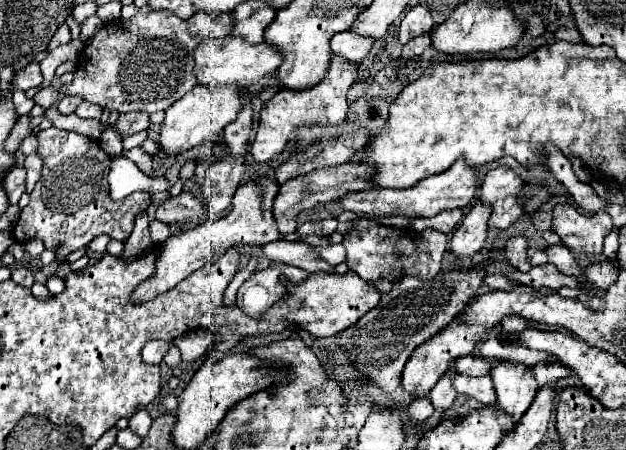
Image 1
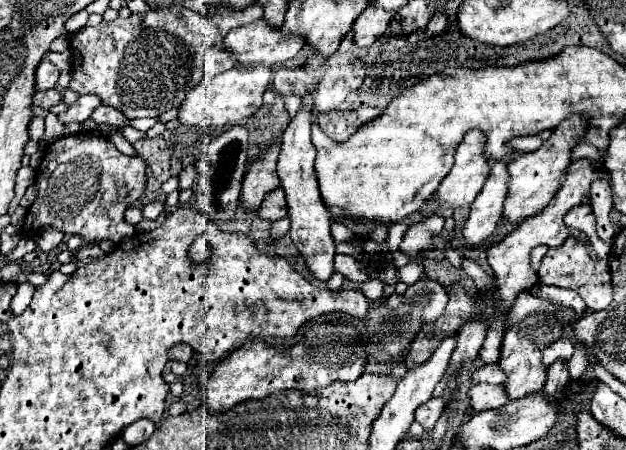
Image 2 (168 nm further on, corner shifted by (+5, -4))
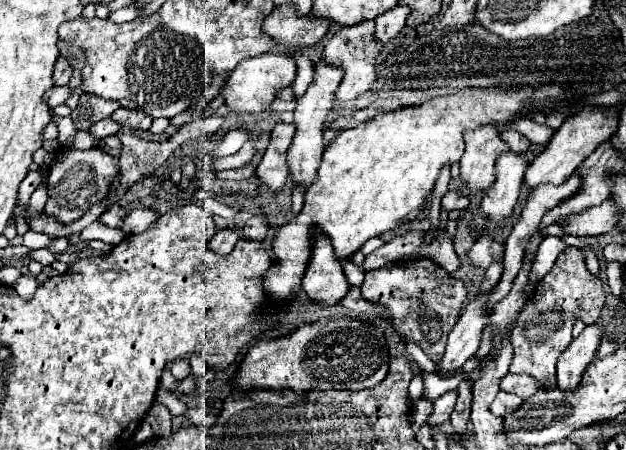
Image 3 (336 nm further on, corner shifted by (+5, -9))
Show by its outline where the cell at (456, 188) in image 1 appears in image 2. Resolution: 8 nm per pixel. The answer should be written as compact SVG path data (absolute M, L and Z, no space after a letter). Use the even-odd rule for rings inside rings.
M470 129L456 151L456 161L448 177L438 187L438 201L448 207L470 205L480 193L486 177L490 175L488 157L484 153L486 135L480 129Z

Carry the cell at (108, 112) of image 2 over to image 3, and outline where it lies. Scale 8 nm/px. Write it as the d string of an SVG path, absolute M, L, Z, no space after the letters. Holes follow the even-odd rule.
M118 108L110 120L118 122L124 130L140 130L140 132L146 132L152 124L152 118L146 116L144 112L136 112L136 110L126 110L126 108Z

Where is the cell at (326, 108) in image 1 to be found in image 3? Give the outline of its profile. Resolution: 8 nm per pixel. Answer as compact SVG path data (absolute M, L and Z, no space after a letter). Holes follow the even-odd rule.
M360 22L358 26L342 28L338 34L334 34L326 42L326 48L324 48L320 60L324 60L326 64L332 64L332 66L344 70L344 78L342 78L336 94L334 94L338 102L354 100L354 98L358 98L360 94L364 94L366 90L372 88L372 82L376 78L374 62L376 62L378 52L382 50L382 42L372 40L372 32L374 32L374 22Z

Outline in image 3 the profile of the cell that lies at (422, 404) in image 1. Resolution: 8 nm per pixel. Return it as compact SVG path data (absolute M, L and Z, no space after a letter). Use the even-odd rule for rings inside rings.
M450 390L450 392L442 394L442 396L434 402L434 410L432 410L432 414L428 416L426 424L428 424L428 426L444 424L444 422L450 418L450 412L454 410L454 404L456 404L456 390Z

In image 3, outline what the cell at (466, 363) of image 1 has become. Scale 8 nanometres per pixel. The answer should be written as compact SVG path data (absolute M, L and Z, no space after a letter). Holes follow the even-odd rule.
M506 374L502 380L500 380L500 388L504 392L510 392L510 394L516 394L520 396L522 400L530 398L538 388L540 384L534 380L534 378L528 378L526 374Z

